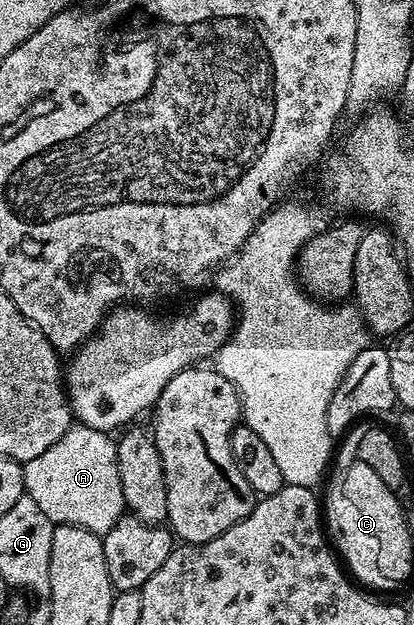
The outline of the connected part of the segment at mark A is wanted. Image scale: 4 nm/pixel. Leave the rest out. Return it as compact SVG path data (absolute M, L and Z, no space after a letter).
M75 423L44 454L22 464L25 495L40 506L40 510L53 522L80 522L97 534L105 534L116 526L124 514L124 490L120 490L118 445L108 432L85 428Z

